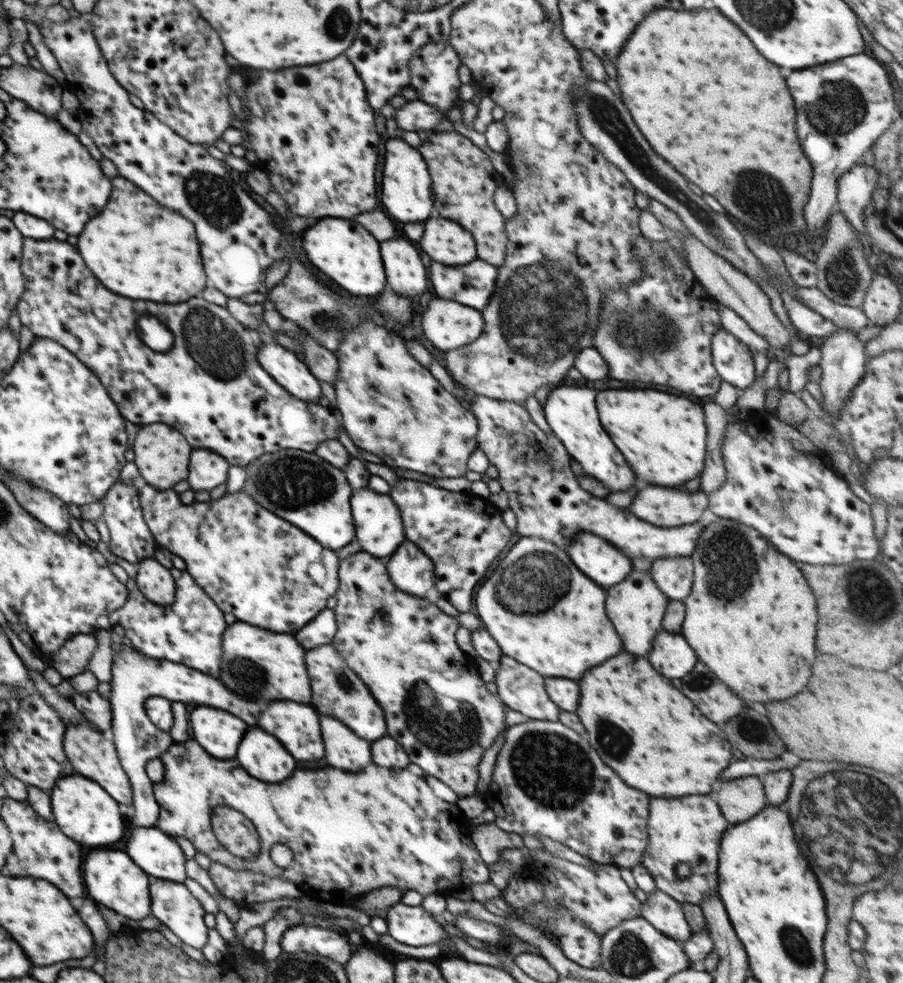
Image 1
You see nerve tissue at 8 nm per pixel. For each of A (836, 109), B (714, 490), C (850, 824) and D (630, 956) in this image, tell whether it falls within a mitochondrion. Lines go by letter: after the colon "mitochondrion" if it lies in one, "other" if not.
A: mitochondrion
B: other
C: mitochondrion
D: mitochondrion

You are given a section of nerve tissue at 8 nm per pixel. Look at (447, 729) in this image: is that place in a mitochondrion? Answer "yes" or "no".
yes

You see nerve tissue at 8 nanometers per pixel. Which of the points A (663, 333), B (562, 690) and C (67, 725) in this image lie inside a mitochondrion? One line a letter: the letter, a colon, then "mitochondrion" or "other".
A: mitochondrion
B: other
C: other

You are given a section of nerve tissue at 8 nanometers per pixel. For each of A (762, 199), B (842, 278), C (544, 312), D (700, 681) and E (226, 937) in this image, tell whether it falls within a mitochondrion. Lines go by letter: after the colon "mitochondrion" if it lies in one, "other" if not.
A: mitochondrion
B: mitochondrion
C: mitochondrion
D: mitochondrion
E: other

